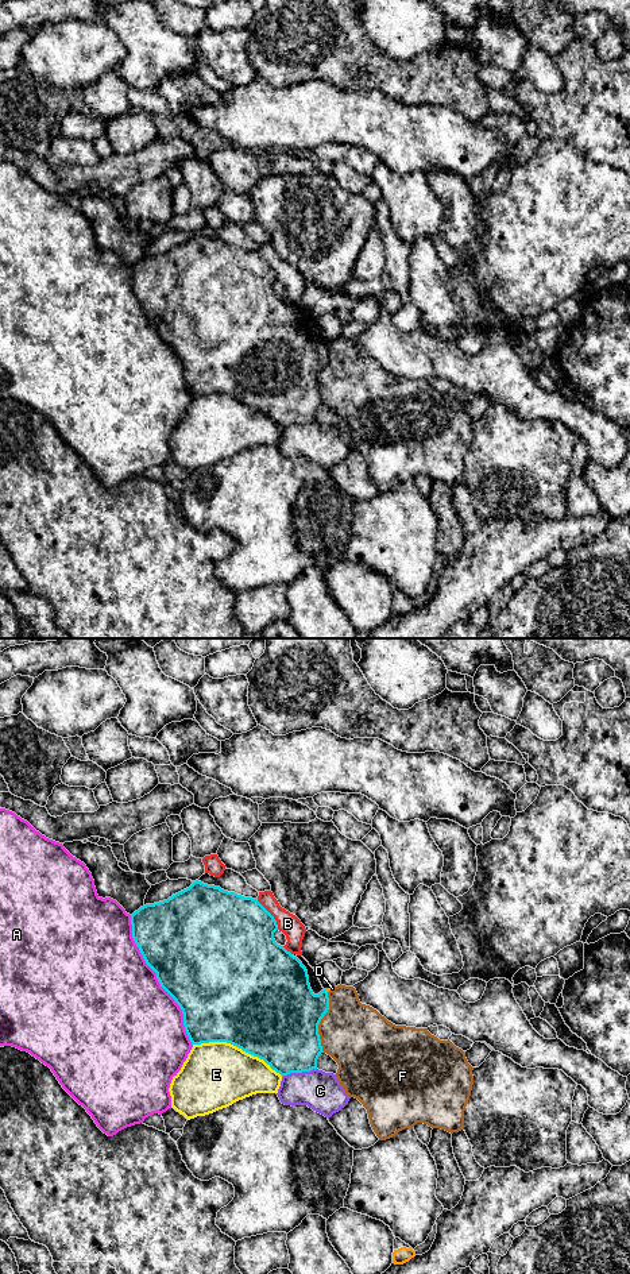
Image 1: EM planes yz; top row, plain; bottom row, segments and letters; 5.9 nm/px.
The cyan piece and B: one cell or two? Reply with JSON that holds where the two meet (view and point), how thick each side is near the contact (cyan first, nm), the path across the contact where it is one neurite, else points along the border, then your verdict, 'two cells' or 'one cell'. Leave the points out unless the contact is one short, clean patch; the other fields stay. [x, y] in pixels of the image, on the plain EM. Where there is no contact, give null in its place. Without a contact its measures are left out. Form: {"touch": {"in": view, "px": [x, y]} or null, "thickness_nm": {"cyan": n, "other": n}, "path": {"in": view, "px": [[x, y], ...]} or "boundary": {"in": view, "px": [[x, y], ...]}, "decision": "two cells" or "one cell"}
{"touch": {"in": "yz", "px": [270, 266]}, "thickness_nm": {"cyan": 460, "other": 120}, "decision": "two cells"}

